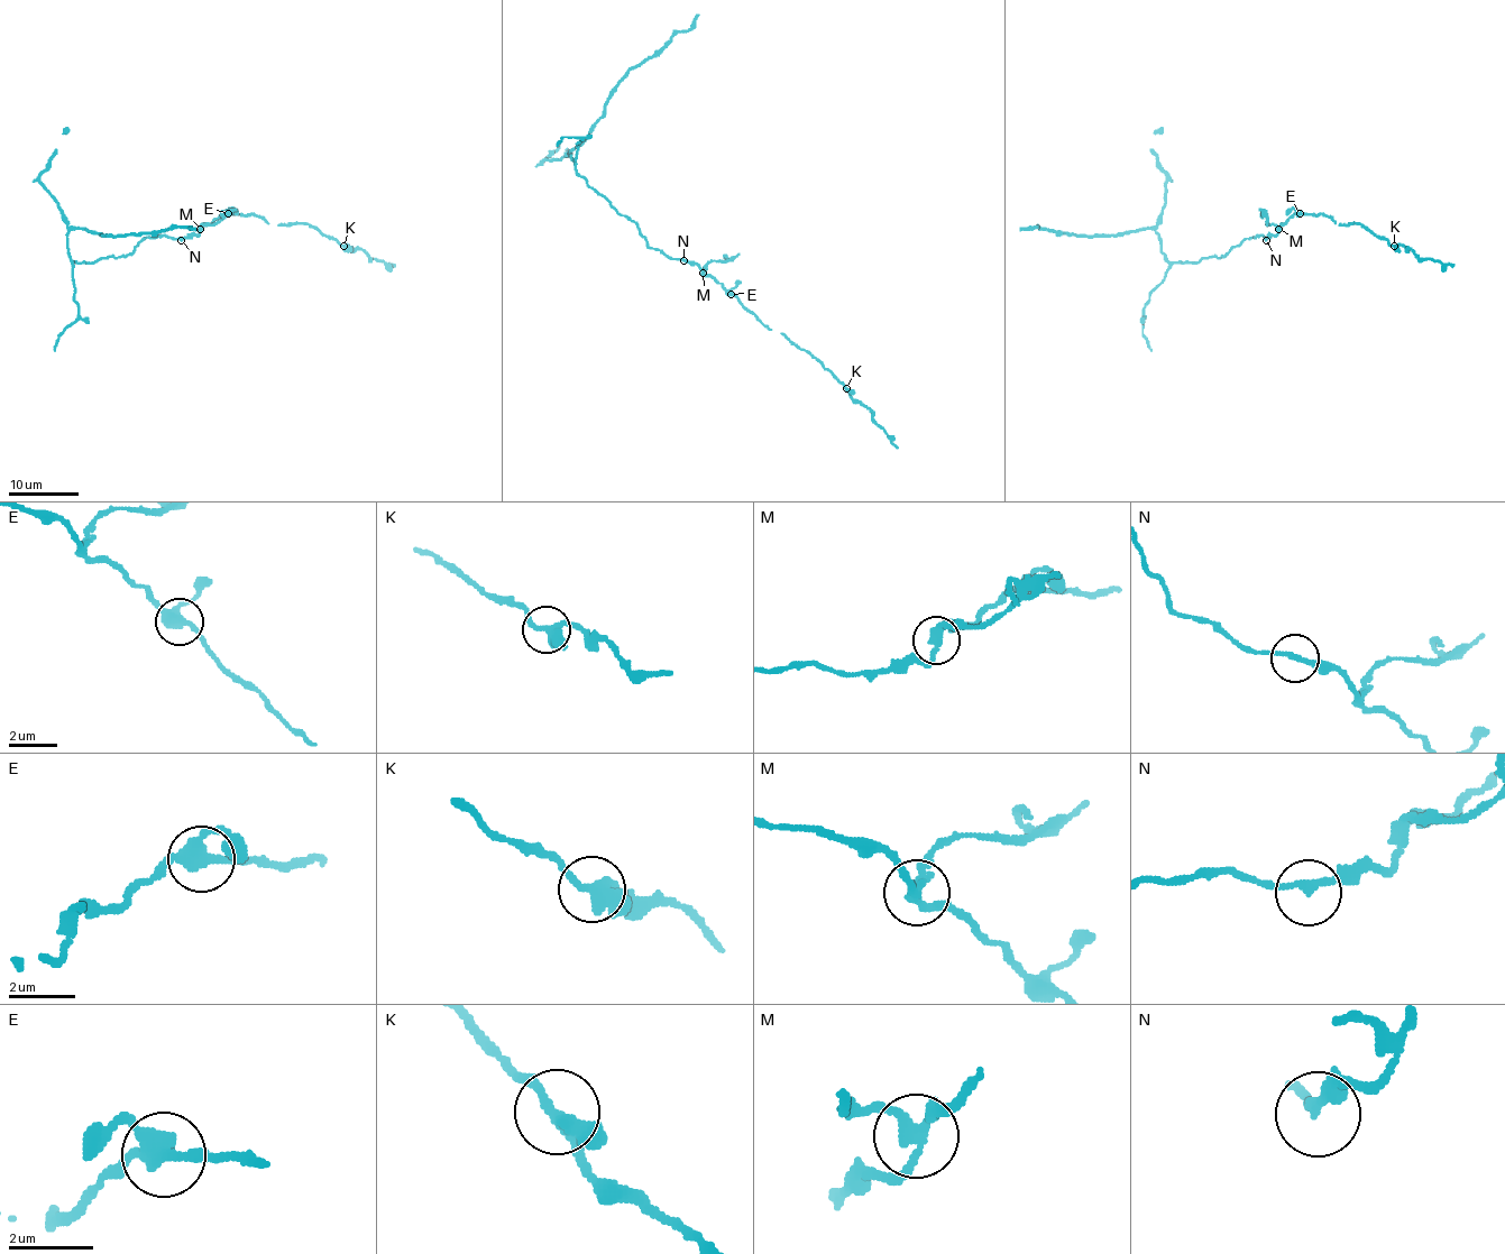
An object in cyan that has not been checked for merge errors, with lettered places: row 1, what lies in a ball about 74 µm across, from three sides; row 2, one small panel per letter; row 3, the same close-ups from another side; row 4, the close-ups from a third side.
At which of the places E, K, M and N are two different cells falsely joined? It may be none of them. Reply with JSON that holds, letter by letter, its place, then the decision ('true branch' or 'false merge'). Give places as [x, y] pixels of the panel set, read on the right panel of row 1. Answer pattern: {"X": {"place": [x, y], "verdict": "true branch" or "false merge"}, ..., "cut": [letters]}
{"E": {"place": [1300, 213], "verdict": "true branch"}, "K": {"place": [1394, 246], "verdict": "true branch"}, "M": {"place": [1278, 229], "verdict": "false merge"}, "N": {"place": [1266, 240], "verdict": "true branch"}, "cut": ["M"]}

